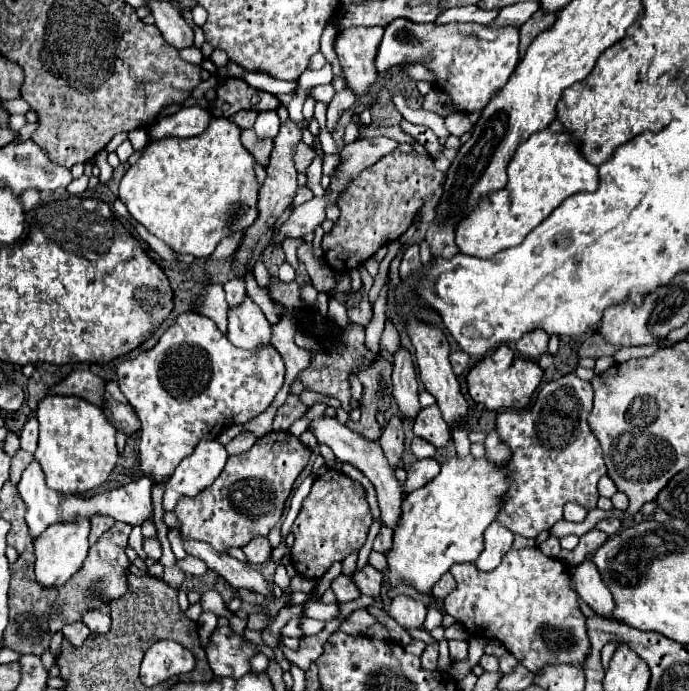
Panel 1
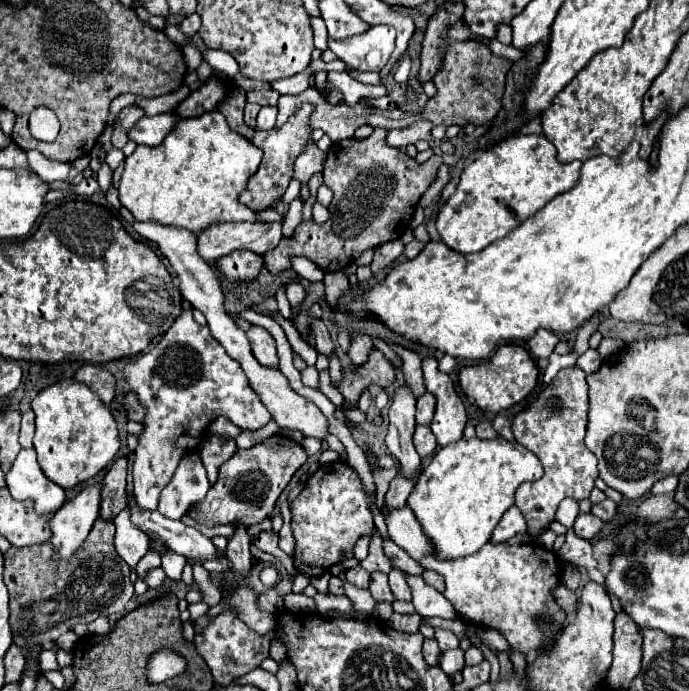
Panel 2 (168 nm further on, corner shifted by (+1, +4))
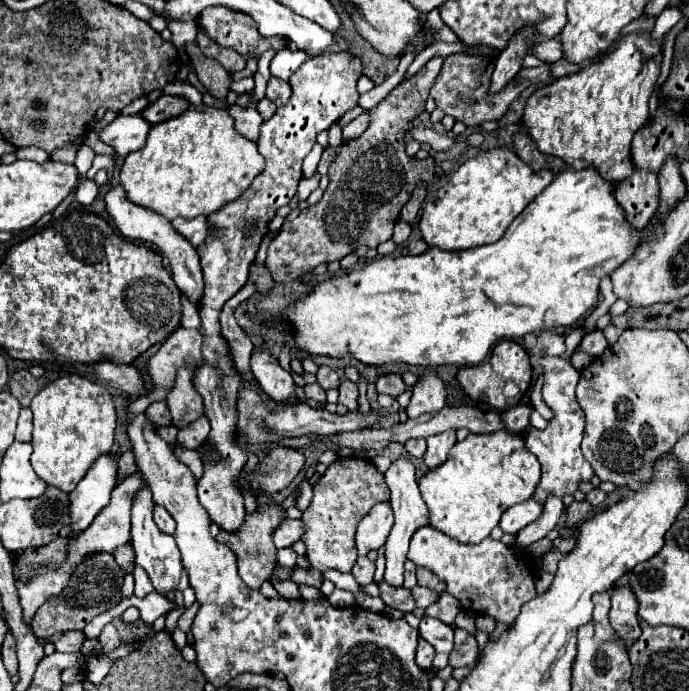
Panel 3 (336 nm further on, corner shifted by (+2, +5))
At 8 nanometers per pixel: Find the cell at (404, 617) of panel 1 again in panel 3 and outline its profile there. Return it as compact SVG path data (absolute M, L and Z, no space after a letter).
M399 458L395 464L389 466L389 470L385 472L385 482L391 490L391 508L395 514L395 524L387 536L385 542L385 560L387 560L387 568L385 568L385 582L393 584L393 586L403 586L403 562L407 558L407 546L409 540L413 536L415 530L423 528L425 524L429 524L429 510L419 494L417 488L417 480L415 480L415 466L407 460L407 458Z

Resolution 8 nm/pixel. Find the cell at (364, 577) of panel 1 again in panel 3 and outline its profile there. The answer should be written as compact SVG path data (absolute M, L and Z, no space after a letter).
M381 582L379 584L379 590L381 590L381 598L387 606L391 608L397 608L401 612L411 612L415 610L415 600L411 596L411 590L407 588L395 588L395 586L389 586L387 582Z

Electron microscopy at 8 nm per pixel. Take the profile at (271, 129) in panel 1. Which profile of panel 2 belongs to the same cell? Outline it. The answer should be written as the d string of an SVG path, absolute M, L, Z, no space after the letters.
M262 107L258 113L258 119L256 119L256 129L260 129L260 131L272 129L276 123L276 115L278 115L276 107Z

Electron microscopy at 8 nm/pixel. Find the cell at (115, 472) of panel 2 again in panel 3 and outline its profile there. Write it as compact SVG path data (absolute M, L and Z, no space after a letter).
M125 452L119 458L119 482L123 478L127 478L129 474L133 474L135 470L137 470L137 464L135 464L135 458L133 458L133 452Z

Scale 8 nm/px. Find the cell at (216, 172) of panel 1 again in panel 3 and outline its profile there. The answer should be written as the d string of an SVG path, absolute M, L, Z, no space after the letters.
M199 104L199 106L189 106L189 110L185 110L185 114L179 114L177 118L169 118L157 126L151 126L145 146L131 152L125 158L119 182L123 184L127 198L137 206L155 210L167 220L177 216L195 218L199 214L209 216L221 210L227 202L237 200L249 188L253 178L261 174L263 166L265 166L263 156L259 154L257 144L237 134L233 118L227 110Z

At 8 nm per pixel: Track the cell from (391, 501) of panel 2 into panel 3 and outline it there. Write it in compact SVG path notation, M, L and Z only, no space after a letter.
M379 502L369 510L369 514L359 522L355 532L355 546L359 556L365 556L371 550L379 550L385 544L385 538L393 526L393 512L389 502Z

